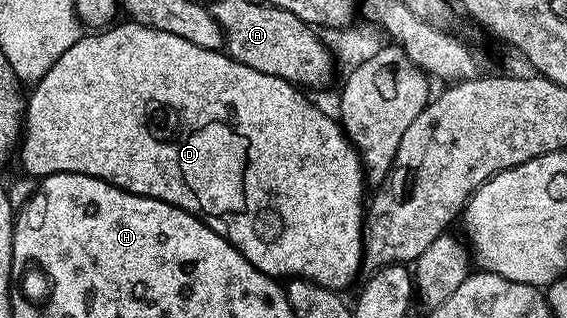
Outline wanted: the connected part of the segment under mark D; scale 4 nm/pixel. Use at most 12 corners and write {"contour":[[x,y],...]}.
{"contour":[[132,20],[33,87],[33,180],[345,289],[367,175],[296,85]]}

